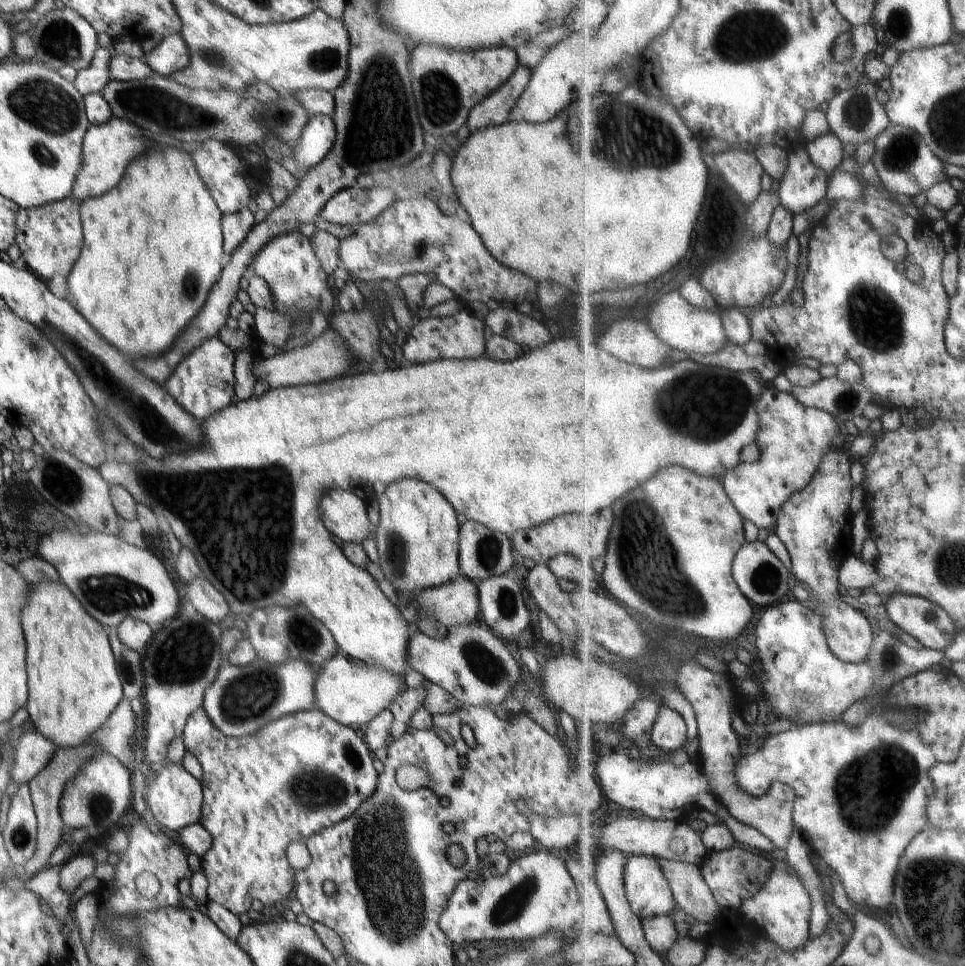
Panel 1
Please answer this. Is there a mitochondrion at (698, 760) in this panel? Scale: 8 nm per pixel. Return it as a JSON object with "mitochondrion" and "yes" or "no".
{"mitochondrion":"no"}

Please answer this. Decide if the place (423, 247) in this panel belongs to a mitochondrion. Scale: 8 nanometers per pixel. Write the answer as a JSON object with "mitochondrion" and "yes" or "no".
{"mitochondrion":"yes"}

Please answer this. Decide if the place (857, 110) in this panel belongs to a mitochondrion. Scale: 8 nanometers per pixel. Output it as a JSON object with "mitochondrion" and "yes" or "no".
{"mitochondrion":"yes"}

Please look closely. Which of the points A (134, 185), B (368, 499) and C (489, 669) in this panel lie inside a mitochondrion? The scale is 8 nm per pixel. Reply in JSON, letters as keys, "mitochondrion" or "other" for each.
{"A":"other","B":"other","C":"mitochondrion"}

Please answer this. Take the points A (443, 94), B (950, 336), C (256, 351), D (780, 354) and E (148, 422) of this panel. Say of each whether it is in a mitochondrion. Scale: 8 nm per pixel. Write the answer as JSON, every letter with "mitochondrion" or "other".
{"A":"mitochondrion","B":"other","C":"other","D":"other","E":"mitochondrion"}

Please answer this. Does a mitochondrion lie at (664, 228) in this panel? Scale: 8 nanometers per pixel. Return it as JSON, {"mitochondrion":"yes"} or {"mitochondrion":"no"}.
{"mitochondrion":"no"}

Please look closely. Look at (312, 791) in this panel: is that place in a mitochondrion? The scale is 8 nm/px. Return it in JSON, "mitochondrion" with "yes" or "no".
{"mitochondrion":"yes"}

